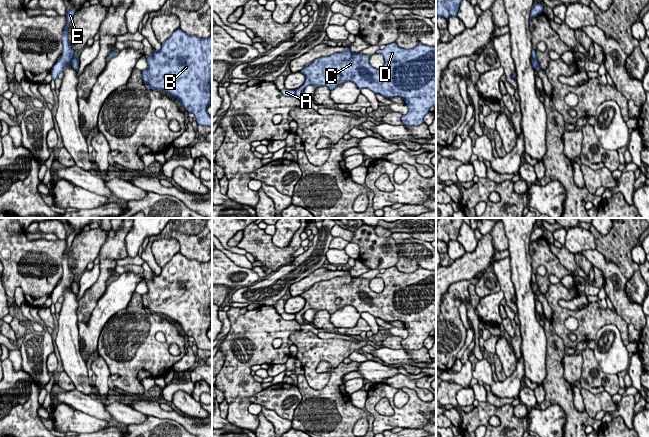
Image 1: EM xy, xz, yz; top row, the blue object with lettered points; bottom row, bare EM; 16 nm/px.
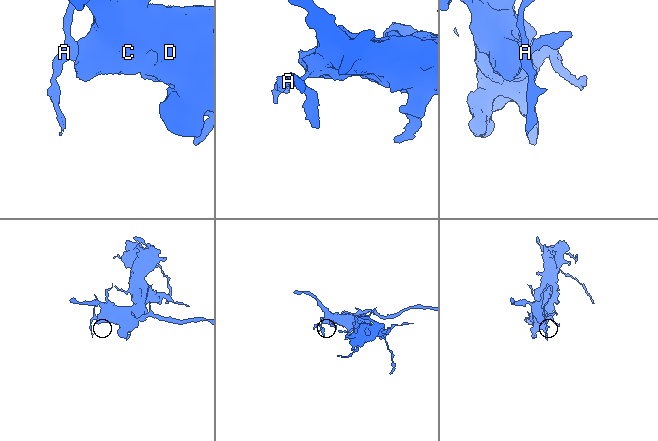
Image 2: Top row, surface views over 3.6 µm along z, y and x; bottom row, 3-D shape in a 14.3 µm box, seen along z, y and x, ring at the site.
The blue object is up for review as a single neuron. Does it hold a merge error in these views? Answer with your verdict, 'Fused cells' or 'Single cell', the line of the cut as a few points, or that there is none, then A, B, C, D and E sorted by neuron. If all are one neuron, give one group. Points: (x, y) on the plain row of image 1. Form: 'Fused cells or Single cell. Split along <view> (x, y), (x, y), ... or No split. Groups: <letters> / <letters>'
Fused cells. Split along xy (75, 279), (70, 286). Groups: A E / B C D

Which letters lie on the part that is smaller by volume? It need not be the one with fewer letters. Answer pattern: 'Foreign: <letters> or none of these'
Foreign: A, E

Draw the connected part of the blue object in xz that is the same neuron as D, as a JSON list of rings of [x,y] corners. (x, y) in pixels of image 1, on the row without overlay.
[[[396,266],[387,268],[378,277],[384,281],[384,289],[380,293],[373,292],[370,281],[352,277],[349,270],[345,275],[337,276],[330,280],[322,280],[312,285],[300,296],[305,299],[304,308],[299,311],[295,320],[300,325],[305,325],[303,314],[309,309],[317,311],[327,310],[333,314],[340,308],[351,305],[361,314],[368,312],[376,318],[386,322],[401,321],[408,330],[408,337],[403,339],[401,345],[406,350],[419,350],[424,346],[424,340],[432,330],[436,330],[436,272],[421,268],[415,272],[400,272]]]

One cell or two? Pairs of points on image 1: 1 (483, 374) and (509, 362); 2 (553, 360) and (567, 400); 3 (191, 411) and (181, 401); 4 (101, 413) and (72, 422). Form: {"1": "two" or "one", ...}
{"1": "two", "2": "one", "3": "one", "4": "two"}

